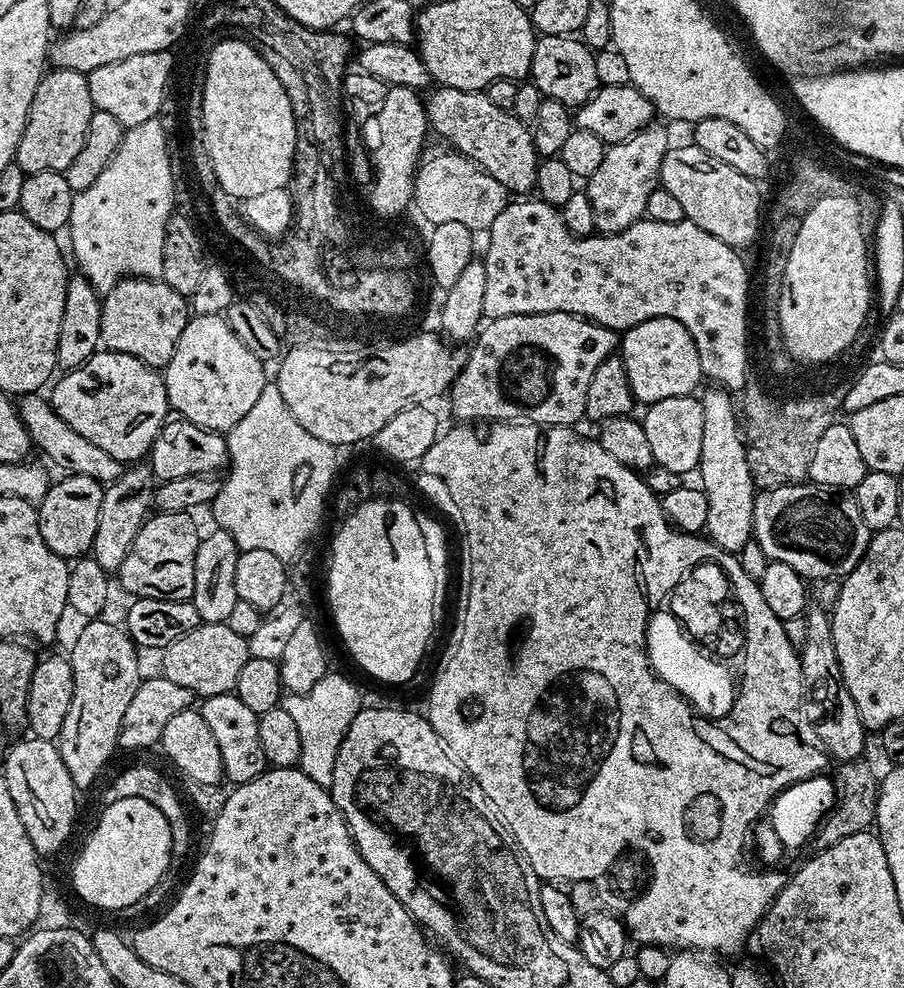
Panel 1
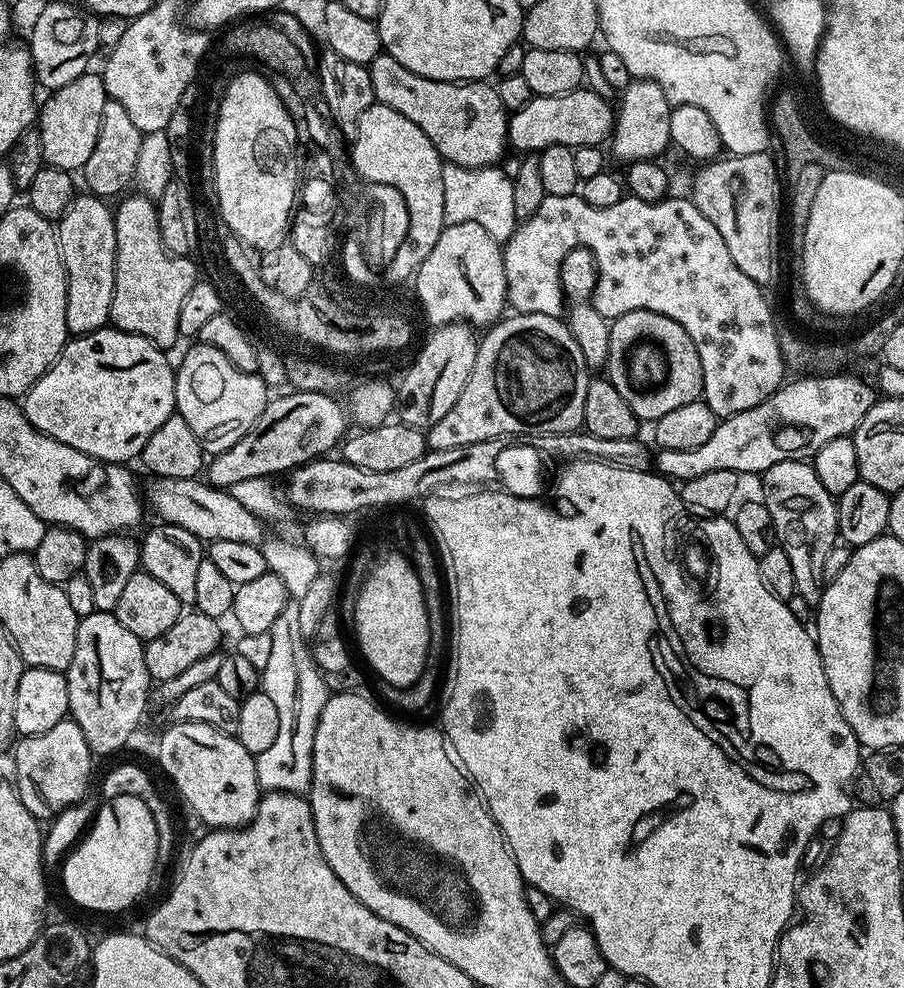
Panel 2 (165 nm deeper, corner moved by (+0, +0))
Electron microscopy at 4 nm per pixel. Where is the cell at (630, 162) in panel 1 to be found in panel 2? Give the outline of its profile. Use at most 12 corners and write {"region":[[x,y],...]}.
{"region":[[652,80],[623,89],[610,137],[624,162],[672,144],[673,105]]}

